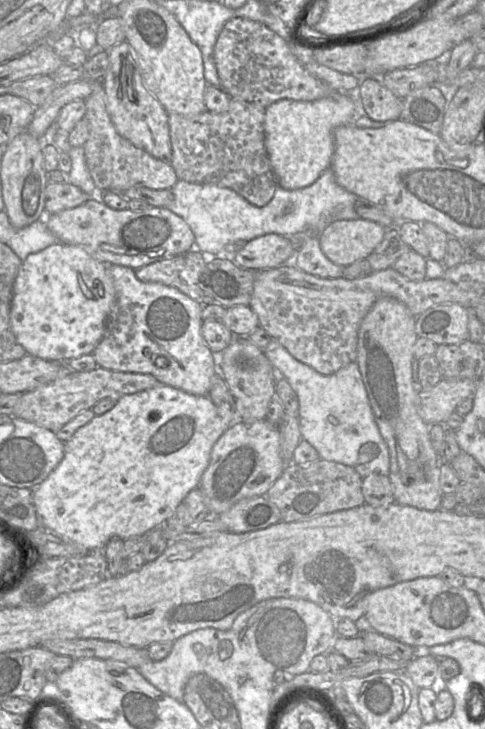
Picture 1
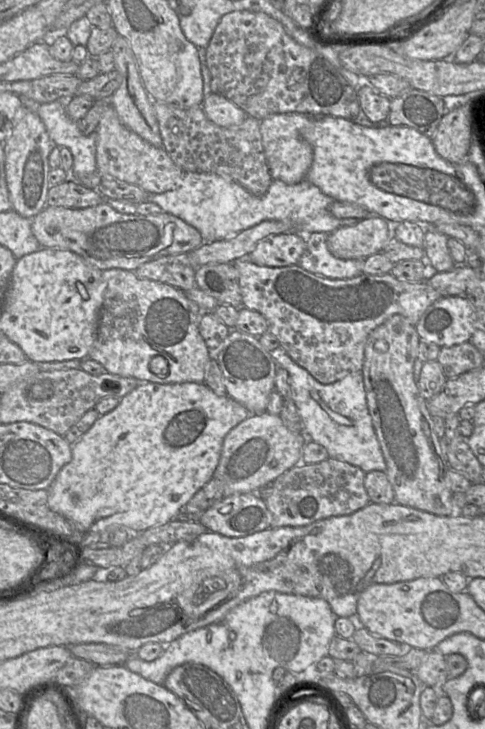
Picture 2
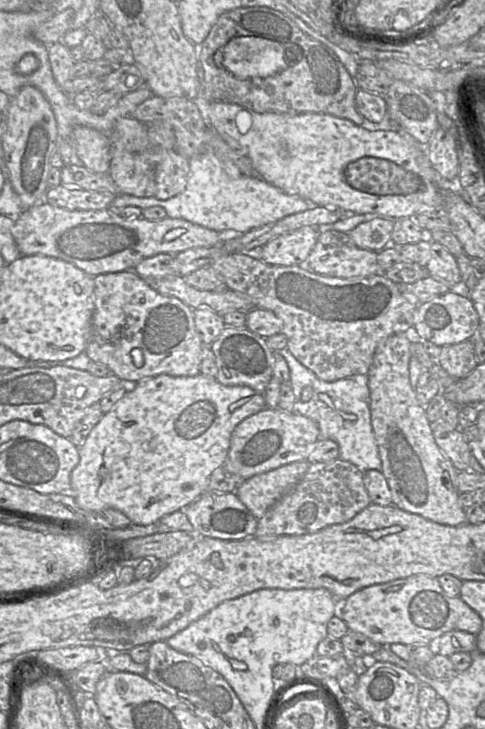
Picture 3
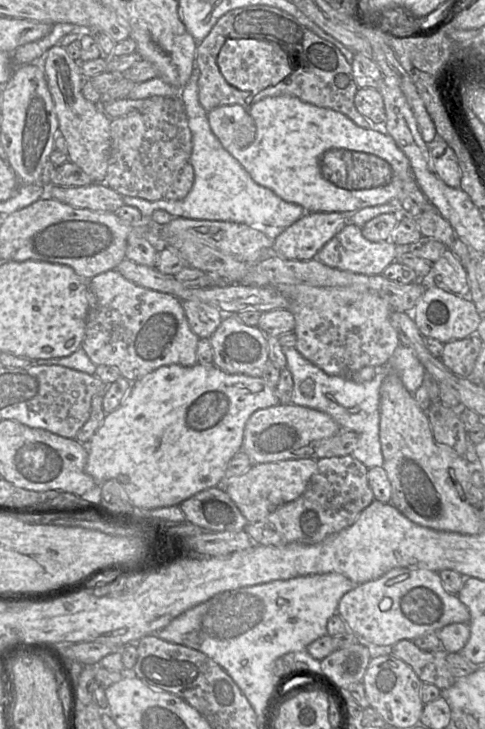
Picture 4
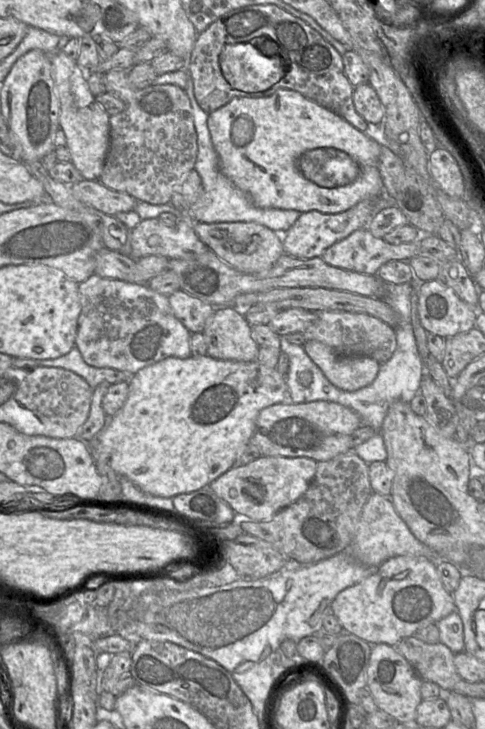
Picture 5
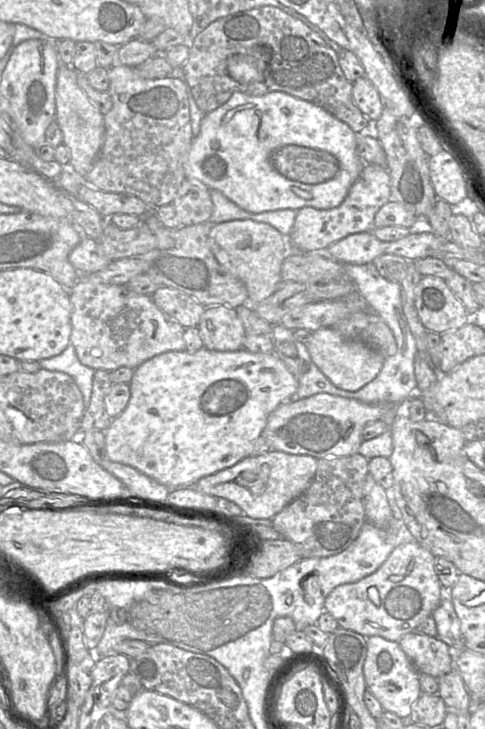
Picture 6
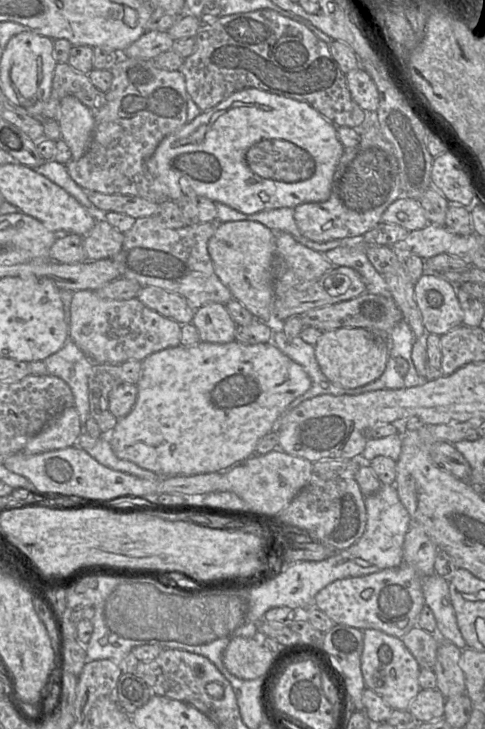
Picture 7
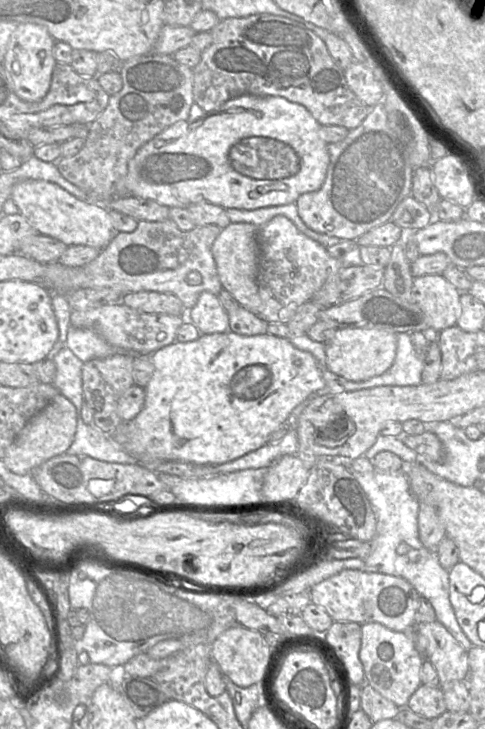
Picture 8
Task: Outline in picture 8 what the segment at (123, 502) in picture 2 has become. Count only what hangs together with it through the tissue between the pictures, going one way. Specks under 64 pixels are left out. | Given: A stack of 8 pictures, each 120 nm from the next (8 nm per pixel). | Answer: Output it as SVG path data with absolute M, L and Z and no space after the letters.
M231 331L224 333L201 334L198 339L174 343L161 348L151 355L154 372L145 386L145 401L142 410L134 418L135 427L139 430L139 441L144 452L161 460L189 462L199 465L218 465L233 461L249 452L259 449L268 443L269 436L285 423L293 409L311 393L324 387L324 379L315 357L307 351L297 349L289 339L270 334L244 336Z

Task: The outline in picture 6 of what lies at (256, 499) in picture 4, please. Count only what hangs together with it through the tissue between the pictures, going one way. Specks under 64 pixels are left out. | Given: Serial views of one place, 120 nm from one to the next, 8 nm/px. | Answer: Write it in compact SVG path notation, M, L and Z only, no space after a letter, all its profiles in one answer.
M269 450L258 456L247 456L235 465L197 480L192 487L216 498L225 498L238 505L253 519L272 519L299 497L314 479L318 459Z

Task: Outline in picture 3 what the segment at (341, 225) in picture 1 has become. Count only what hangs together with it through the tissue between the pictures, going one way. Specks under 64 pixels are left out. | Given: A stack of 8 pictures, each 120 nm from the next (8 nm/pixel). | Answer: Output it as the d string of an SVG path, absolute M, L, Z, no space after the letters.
M375 218L359 224L349 235L357 247L379 252L391 244L393 226L390 220Z

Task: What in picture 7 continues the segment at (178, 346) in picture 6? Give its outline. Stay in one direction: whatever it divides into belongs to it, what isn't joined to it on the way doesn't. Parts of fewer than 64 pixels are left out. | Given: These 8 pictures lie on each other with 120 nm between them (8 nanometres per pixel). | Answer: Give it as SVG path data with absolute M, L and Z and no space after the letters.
M93 290L73 292L70 306L69 338L97 364L120 365L128 360L143 361L152 353L180 345L181 324L146 307L139 299L111 300L101 298Z

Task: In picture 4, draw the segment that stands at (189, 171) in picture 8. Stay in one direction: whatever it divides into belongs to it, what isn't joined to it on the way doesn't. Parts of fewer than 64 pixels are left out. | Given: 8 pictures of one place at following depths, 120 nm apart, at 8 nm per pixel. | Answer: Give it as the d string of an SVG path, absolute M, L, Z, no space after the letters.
M292 95L266 97L250 107L239 104L223 105L208 112L208 121L212 132L222 146L242 165L257 184L272 190L286 202L302 206L308 213L341 212L350 216L362 208L394 202L402 189L404 181L412 177L409 159L389 134L361 128L342 113L303 102Z

